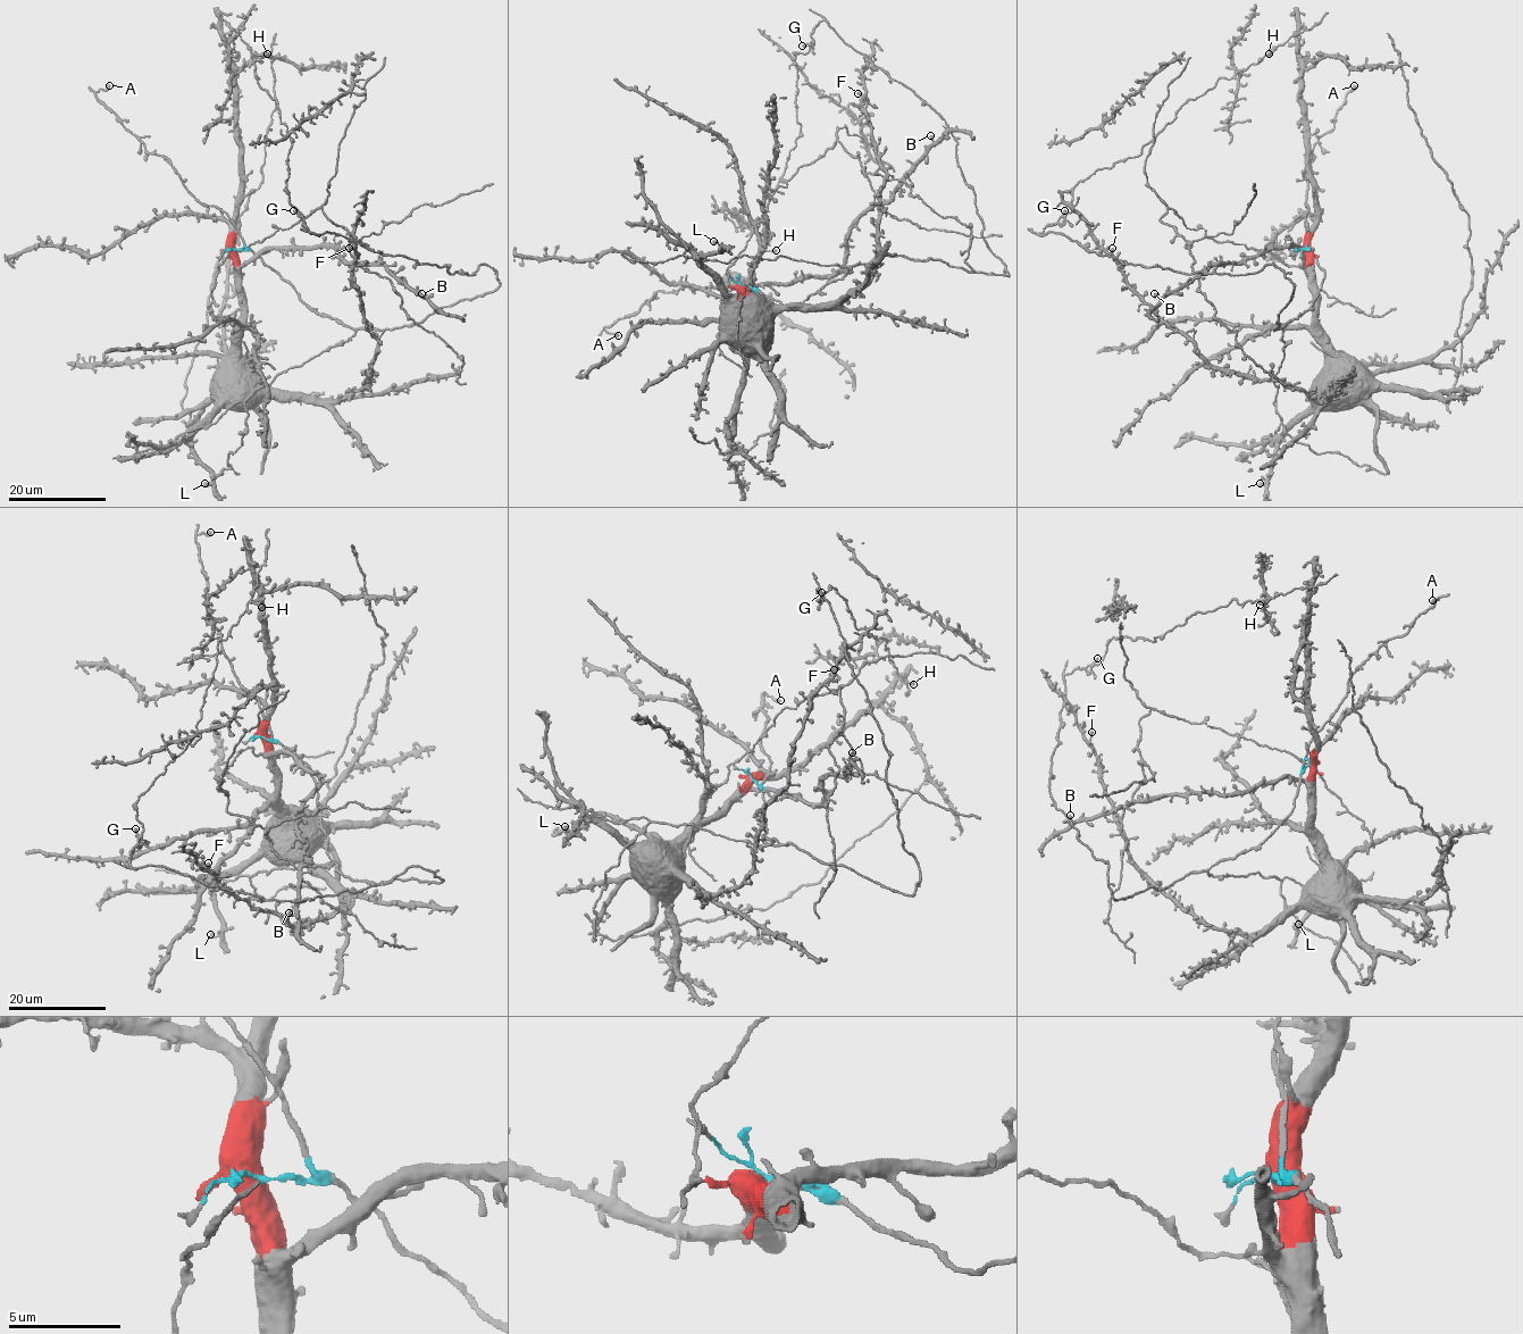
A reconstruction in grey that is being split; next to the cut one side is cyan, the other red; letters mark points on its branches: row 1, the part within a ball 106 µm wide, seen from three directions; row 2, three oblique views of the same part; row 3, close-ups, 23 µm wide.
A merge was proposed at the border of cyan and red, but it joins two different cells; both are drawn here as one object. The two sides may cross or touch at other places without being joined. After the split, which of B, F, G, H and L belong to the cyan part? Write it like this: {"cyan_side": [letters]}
{"cyan_side": ["G", "H"]}

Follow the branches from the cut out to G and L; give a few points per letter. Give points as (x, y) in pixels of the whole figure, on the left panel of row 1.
G: (233, 249), (353, 328), (418, 324), (499, 284), (483, 264), (452, 275), (311, 233), (293, 210)
L: (233, 249), (241, 293), (235, 368), (225, 399), (192, 436), (195, 457), (210, 473), (210, 484), (203, 483)

